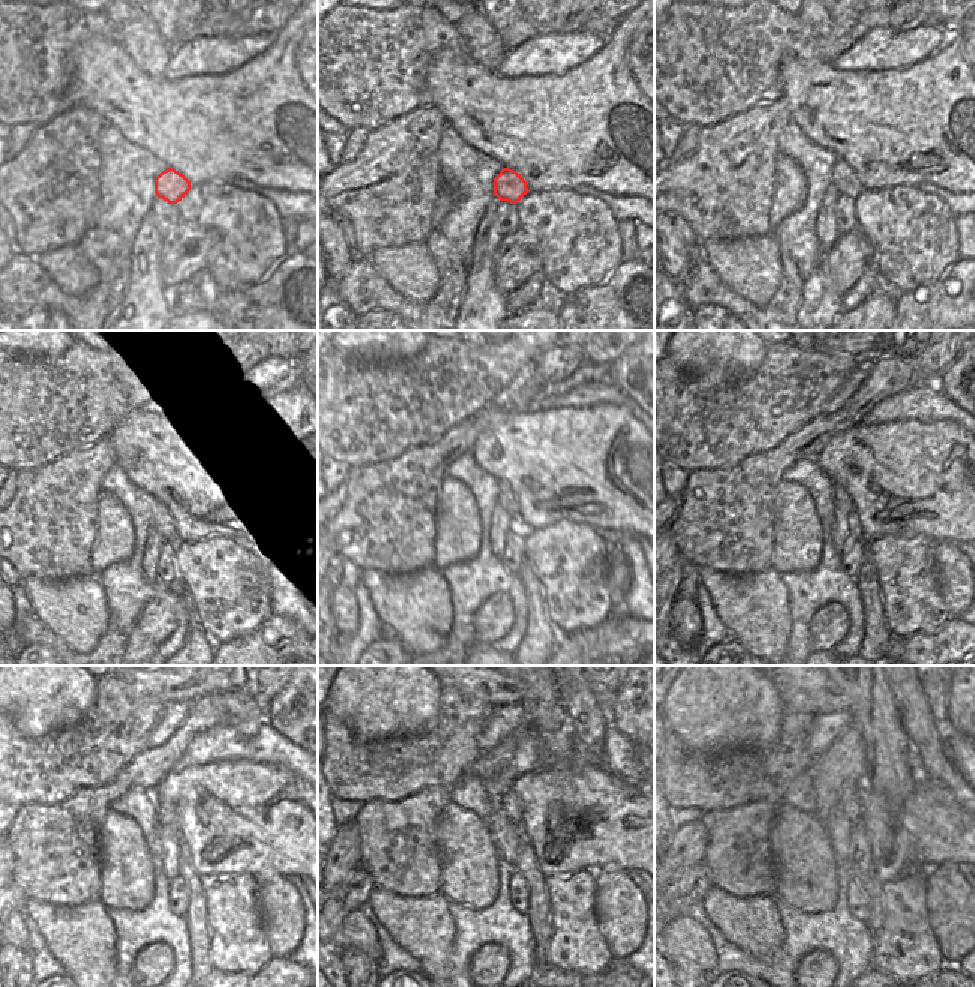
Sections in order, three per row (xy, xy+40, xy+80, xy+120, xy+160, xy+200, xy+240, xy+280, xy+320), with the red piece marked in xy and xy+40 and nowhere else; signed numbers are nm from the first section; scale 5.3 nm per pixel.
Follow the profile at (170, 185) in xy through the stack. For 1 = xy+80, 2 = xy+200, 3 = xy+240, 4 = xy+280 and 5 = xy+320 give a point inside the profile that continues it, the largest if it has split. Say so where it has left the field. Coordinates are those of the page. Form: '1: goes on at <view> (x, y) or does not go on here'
1: goes on at xy+80 (843, 179)
2: goes on at xy+200 (843, 501)
3: goes on at xy+240 (167, 822)
4: goes on at xy+280 (510, 804)
5: goes on at xy+320 (849, 801)

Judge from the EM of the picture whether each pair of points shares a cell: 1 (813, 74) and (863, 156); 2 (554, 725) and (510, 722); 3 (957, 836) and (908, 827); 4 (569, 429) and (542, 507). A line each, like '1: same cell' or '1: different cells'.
1: same cell
2: different cells
3: same cell
4: same cell

